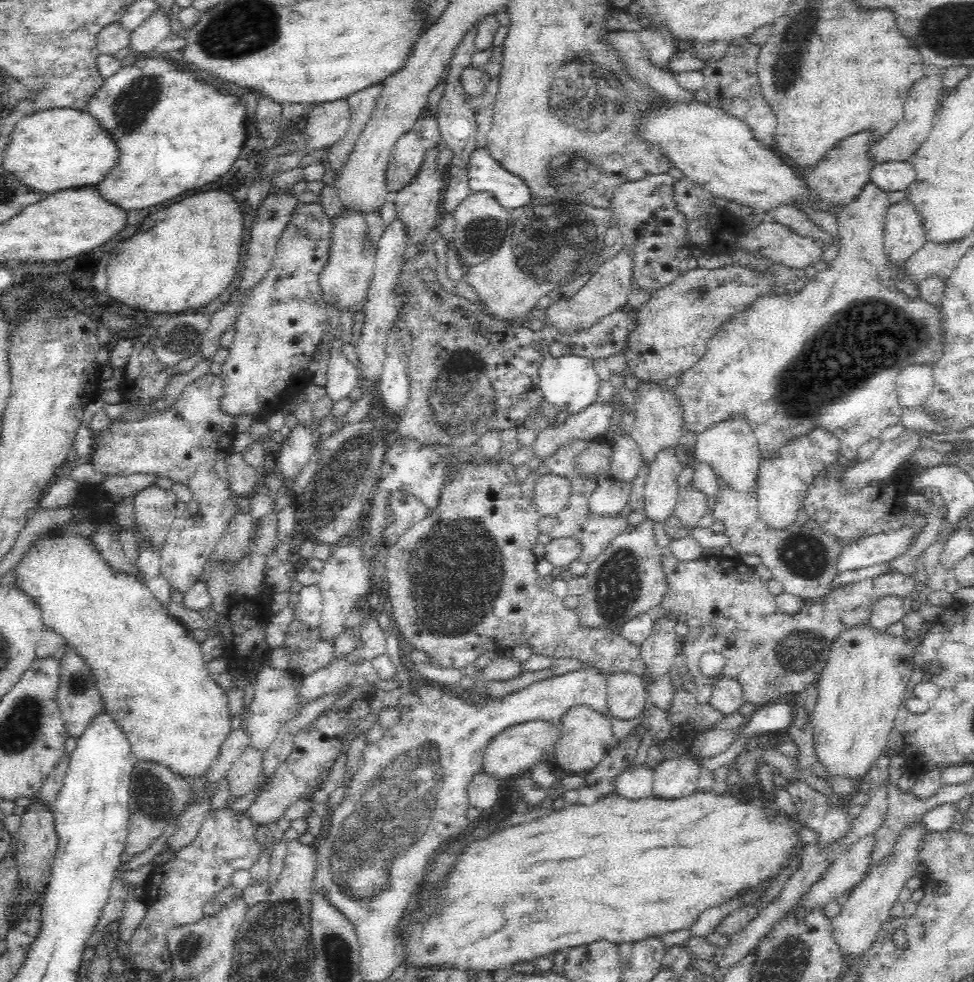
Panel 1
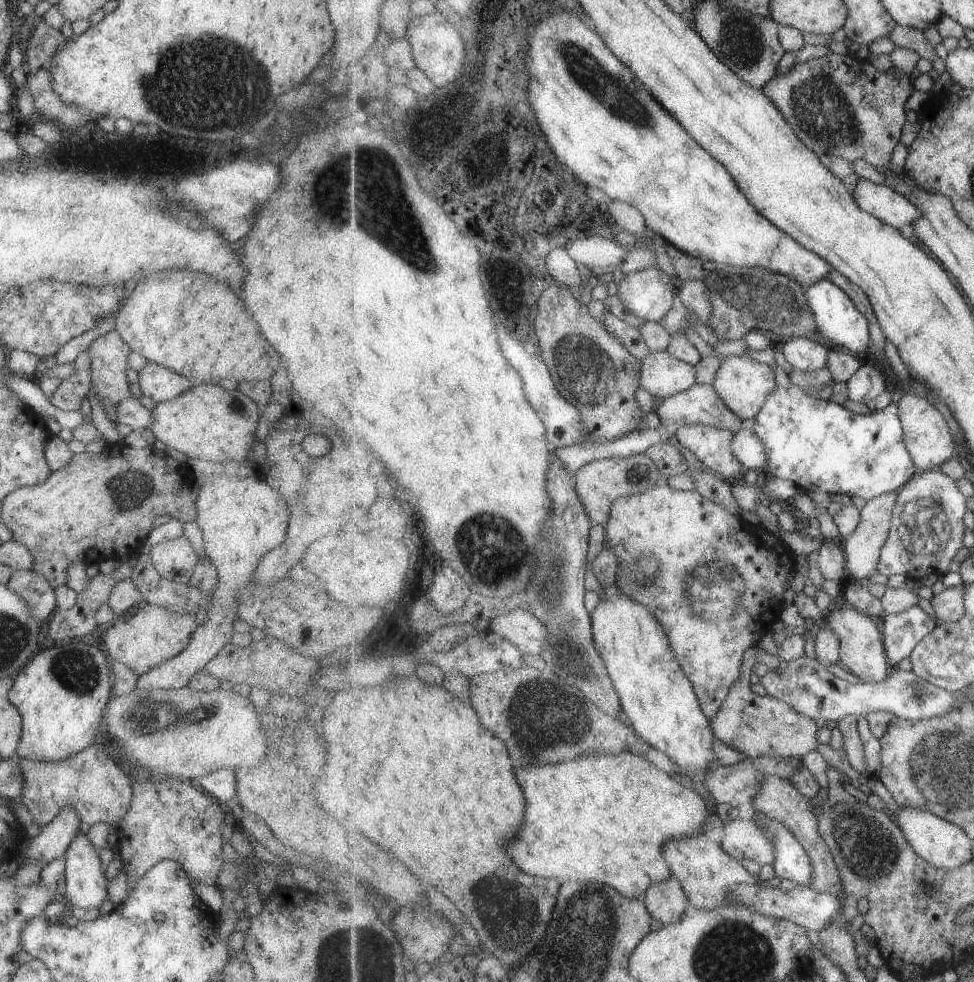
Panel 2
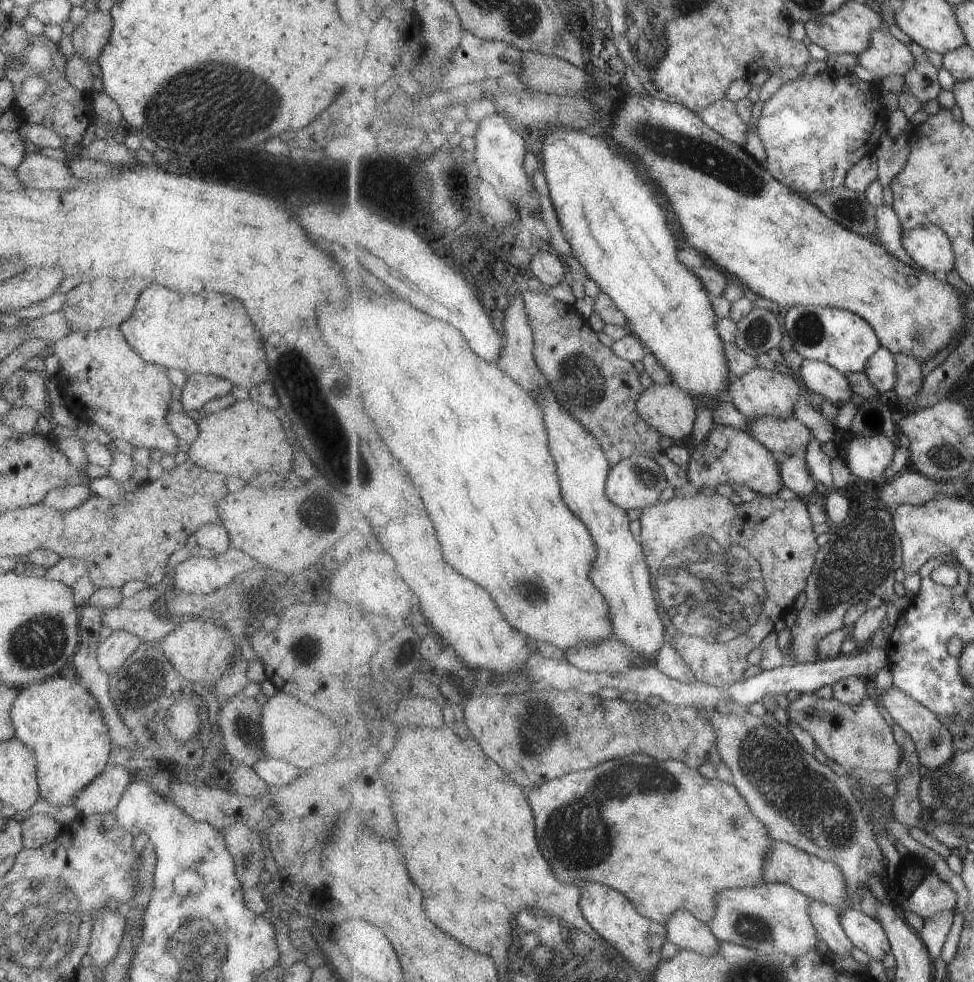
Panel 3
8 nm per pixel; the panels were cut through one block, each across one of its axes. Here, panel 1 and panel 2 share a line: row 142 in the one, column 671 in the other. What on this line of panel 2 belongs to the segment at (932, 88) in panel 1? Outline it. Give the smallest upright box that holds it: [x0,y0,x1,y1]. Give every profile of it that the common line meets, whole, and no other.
[643,875,690,925]

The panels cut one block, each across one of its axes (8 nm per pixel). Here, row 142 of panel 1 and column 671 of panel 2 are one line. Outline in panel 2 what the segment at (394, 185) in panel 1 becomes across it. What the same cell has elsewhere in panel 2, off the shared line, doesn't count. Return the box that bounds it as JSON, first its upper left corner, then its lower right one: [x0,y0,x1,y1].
[654,383,743,434]

